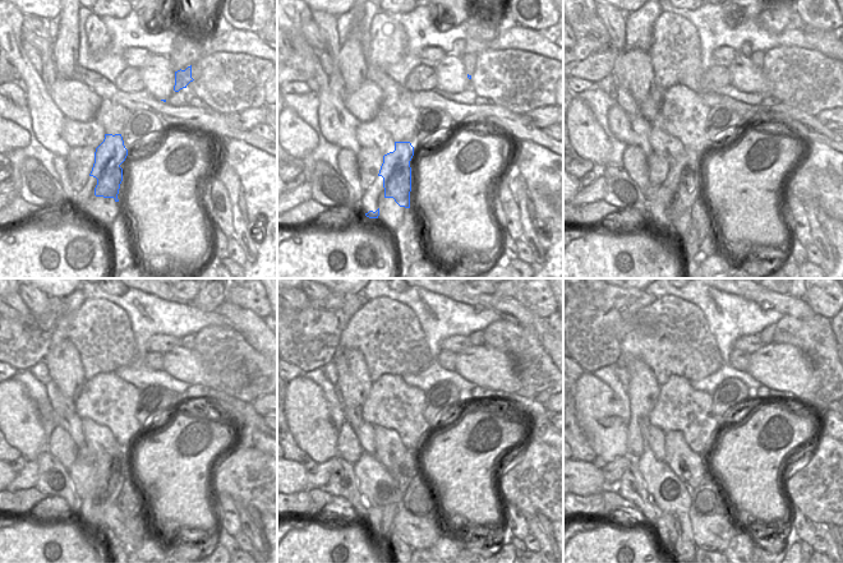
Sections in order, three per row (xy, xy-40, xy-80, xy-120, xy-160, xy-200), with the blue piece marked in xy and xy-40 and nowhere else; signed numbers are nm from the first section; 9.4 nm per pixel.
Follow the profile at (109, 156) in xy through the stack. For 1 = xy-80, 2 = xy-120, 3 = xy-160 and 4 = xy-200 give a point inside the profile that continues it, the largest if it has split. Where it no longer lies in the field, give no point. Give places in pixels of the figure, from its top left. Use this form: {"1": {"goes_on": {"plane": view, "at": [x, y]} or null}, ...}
{"1": {"goes_on": {"plane": "xy-80", "at": [683, 174]}}, "2": {"goes_on": {"plane": "xy-120", "at": [92, 512]}}, "3": {"goes_on": {"plane": "xy-160", "at": [379, 518]}}, "4": {"goes_on": {"plane": "xy-200", "at": [664, 526]}}}

